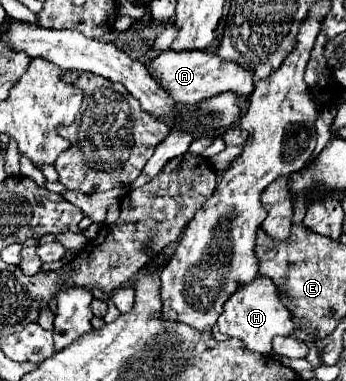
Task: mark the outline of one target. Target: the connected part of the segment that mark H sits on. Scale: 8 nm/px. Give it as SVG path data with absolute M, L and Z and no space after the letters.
M255 277L253 283L243 285L241 289L237 289L229 301L223 307L223 313L219 315L219 331L227 337L235 337L243 343L245 349L253 351L253 353L261 353L261 355L273 355L273 347L271 347L271 339L275 335L291 335L293 331L293 321L291 321L291 313L289 309L283 305L281 295L275 287L273 281L263 279L263 277Z

